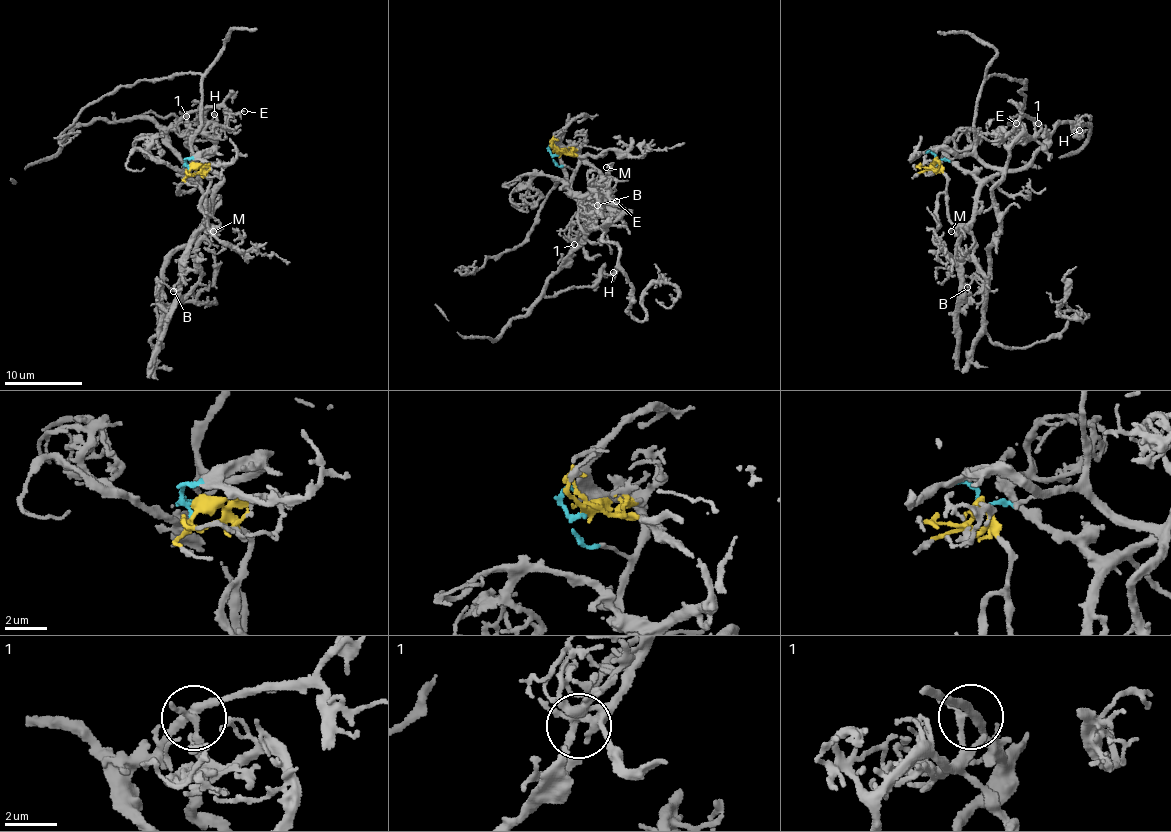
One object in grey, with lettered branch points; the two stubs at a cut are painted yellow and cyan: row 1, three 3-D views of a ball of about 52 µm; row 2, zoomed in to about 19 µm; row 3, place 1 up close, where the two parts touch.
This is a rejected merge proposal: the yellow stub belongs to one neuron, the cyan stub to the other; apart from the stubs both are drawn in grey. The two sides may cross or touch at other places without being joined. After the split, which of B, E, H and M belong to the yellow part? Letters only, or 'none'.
B, E, H

